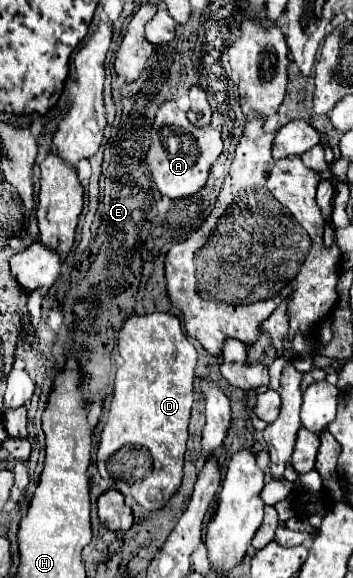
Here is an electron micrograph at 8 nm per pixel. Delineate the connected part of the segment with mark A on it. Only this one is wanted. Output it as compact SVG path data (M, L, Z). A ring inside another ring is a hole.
M200 87L190 89L190 111L186 113L178 109L176 101L166 101L156 113L156 121L152 125L152 145L146 155L146 161L152 169L154 183L158 191L170 199L182 199L198 193L210 175L210 167L222 153L222 139L218 131L208 129L210 123L210 105L206 101L206 93ZM206 127L206 129L198 129Z

